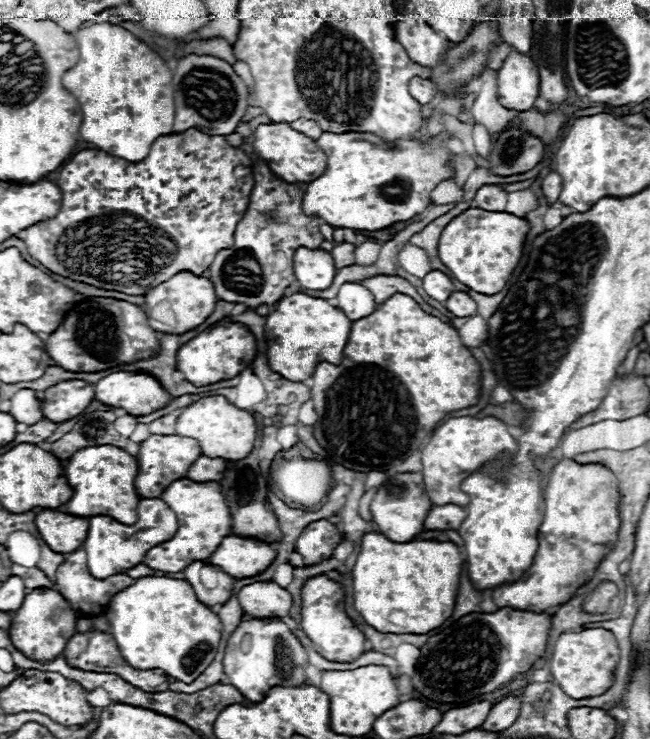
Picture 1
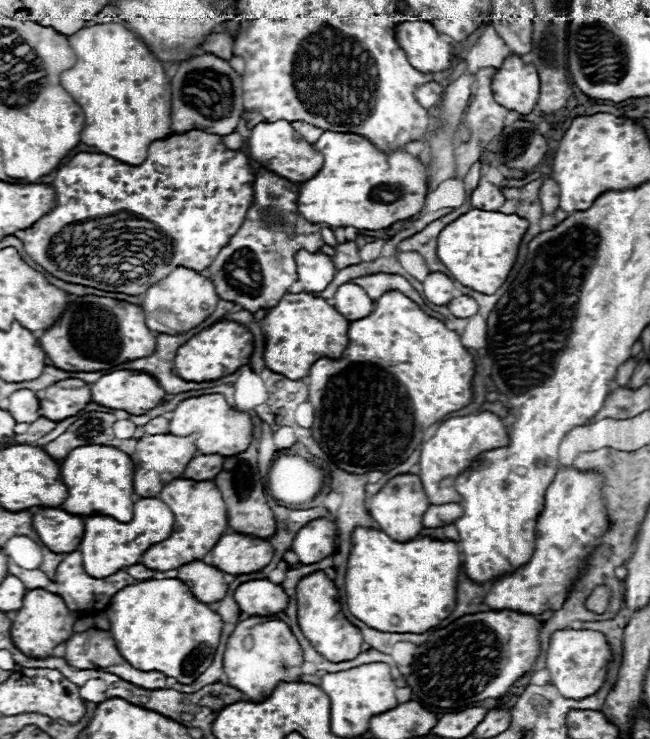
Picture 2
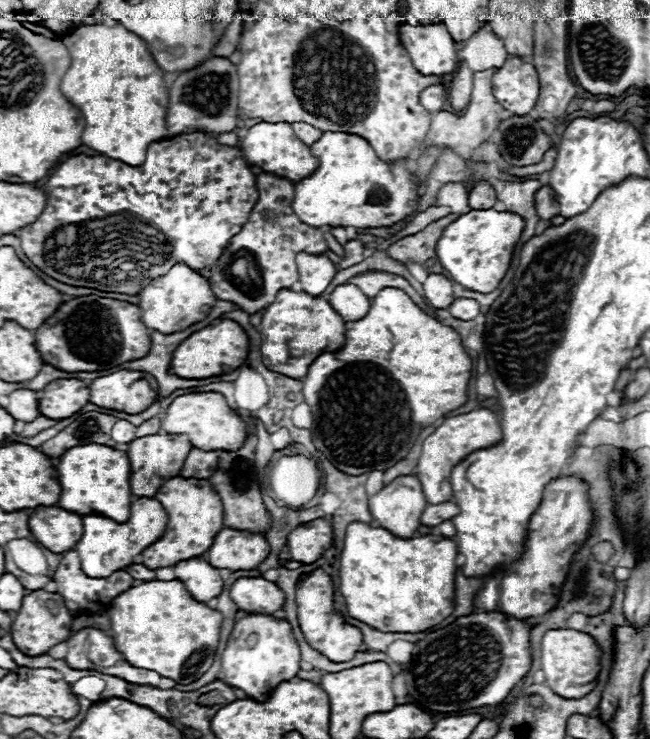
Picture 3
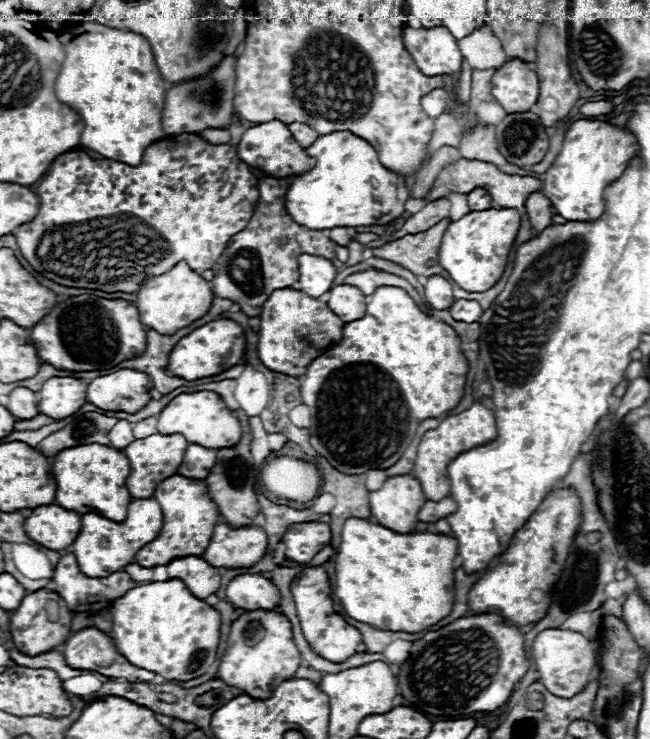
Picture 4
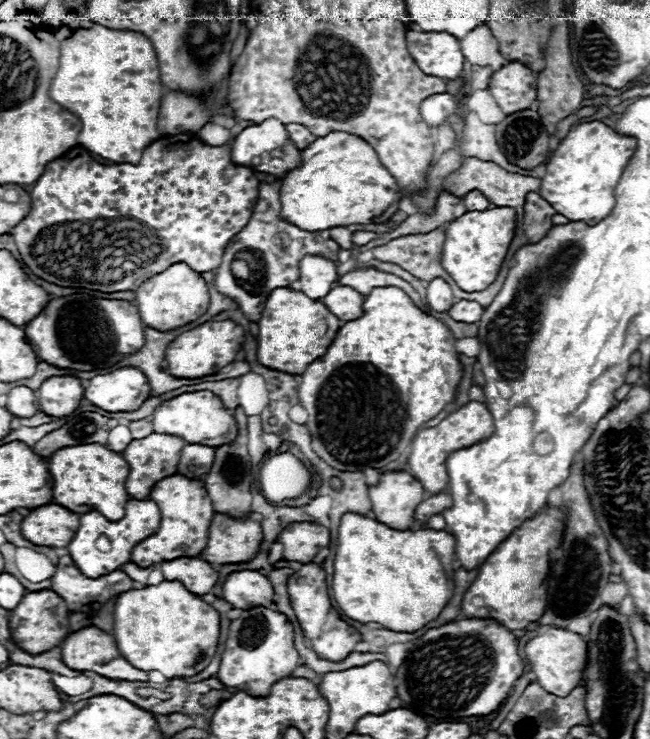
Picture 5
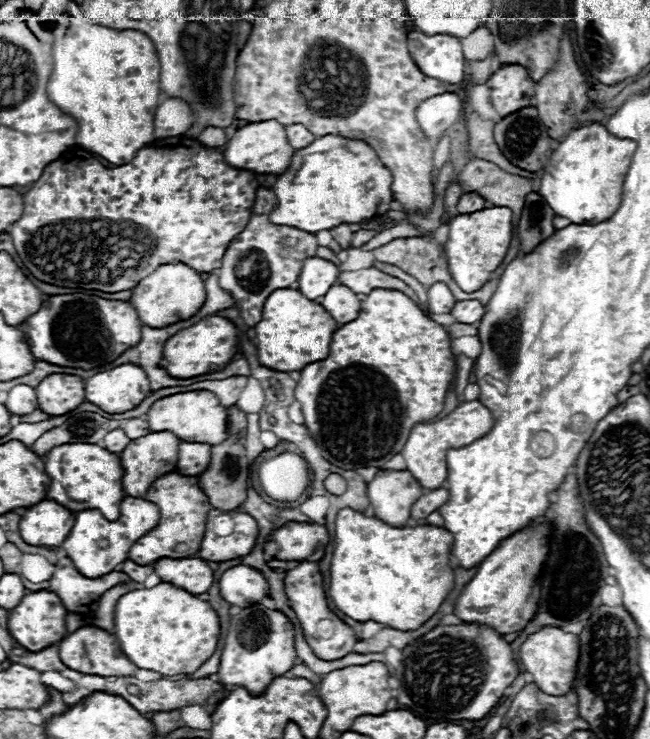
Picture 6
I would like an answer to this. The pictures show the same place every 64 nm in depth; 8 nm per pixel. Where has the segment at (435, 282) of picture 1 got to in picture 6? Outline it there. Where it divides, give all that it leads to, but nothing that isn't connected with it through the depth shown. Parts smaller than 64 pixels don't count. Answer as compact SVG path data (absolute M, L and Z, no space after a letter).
M442 282L428 288L428 308L432 314L450 314L456 298L452 296L450 288Z

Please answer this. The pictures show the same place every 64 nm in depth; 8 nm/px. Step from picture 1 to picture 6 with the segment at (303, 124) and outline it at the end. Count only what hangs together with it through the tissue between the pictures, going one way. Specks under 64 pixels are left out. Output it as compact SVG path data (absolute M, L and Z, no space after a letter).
M290 124L286 126L286 136L288 136L288 144L294 148L294 150L300 150L300 148L306 148L308 144L312 144L316 140L316 136L306 130L304 126L300 124Z

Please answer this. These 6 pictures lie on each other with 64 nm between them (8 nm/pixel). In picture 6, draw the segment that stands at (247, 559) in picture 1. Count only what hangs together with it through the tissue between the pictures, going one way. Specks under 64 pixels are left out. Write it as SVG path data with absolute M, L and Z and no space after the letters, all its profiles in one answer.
M216 508L208 512L206 530L204 530L204 538L202 538L198 556L208 562L222 562L222 560L232 560L232 558L248 554L254 548L254 542L258 536L256 520L246 512L234 510L232 514L236 516L236 530L228 536L216 536L212 530L212 520L218 514L220 510Z

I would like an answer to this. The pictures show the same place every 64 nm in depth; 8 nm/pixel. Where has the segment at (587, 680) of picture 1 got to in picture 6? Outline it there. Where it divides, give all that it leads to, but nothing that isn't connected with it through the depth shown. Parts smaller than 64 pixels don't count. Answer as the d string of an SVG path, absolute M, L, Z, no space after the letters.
M544 626L538 632L530 634L518 650L522 668L532 674L534 684L540 690L544 690L544 694L552 694L552 696L562 696L562 694L570 692L570 686L576 676L578 654L580 654L578 638L570 632L564 632L560 628L550 628L550 626Z

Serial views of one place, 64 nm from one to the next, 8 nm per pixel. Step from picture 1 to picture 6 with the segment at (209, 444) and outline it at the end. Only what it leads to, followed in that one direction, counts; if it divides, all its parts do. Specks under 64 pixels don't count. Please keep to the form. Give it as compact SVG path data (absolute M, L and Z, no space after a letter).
M208 390L182 392L182 394L172 394L172 396L156 400L150 406L150 410L146 412L146 422L148 422L152 432L170 430L180 440L186 440L186 442L208 442L210 446L214 446L216 442L224 442L224 438L228 434L228 412L218 402L218 398L212 392L208 392Z

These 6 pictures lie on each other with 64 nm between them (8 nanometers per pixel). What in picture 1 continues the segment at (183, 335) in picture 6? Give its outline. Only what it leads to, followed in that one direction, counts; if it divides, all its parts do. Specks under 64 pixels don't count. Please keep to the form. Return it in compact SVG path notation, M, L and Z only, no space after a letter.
M232 322L230 326L216 324L204 332L200 332L196 338L186 342L178 354L176 354L176 370L184 374L188 382L194 386L204 386L204 384L214 384L226 378L234 378L240 374L240 370L248 368L256 356L256 338L254 334L238 322Z

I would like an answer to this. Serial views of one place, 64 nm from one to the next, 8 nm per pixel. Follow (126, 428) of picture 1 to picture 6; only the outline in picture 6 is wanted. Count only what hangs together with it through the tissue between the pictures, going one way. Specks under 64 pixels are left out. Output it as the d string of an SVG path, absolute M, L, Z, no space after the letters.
M116 428L116 430L112 430L112 432L108 432L106 434L106 438L104 440L100 440L98 444L100 446L104 446L106 450L112 450L112 452L120 452L120 450L124 450L124 446L128 446L128 442L130 442L130 438L120 430L120 428Z

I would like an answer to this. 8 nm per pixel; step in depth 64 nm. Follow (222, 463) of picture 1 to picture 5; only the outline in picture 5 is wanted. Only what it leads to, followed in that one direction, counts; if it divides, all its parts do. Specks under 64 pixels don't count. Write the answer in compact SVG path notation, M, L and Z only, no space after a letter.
M186 444L180 452L178 472L186 478L202 478L212 468L214 448L202 444Z

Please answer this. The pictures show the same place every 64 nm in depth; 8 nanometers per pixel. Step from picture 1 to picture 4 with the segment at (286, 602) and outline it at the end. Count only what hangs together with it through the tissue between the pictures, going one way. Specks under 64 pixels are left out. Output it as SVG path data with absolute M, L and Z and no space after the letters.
M240 574L226 586L226 596L234 608L274 610L280 602L278 588L262 574Z

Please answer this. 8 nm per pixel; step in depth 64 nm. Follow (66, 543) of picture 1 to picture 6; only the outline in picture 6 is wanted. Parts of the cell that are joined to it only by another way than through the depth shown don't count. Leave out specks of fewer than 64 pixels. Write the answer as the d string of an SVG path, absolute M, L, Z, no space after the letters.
M42 500L30 508L20 520L20 536L30 546L60 546L74 524L74 514L52 502Z

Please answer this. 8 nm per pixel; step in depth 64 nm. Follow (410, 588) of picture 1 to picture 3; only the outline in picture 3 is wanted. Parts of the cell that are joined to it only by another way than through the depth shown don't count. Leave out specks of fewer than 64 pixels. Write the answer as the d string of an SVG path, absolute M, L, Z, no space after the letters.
M350 522L346 528L344 548L340 554L340 583L338 591L344 596L348 614L382 632L424 632L440 624L454 612L454 576L458 544L442 536L398 538L384 528L374 528L364 522Z

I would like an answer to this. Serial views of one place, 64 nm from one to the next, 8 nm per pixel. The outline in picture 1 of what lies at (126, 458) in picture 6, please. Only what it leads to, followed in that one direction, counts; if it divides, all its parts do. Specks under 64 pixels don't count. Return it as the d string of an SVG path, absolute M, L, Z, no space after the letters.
M152 434L150 438L146 438L140 444L140 450L136 454L136 462L140 466L140 474L136 476L136 492L142 498L160 498L160 494L166 490L166 486L174 480L180 480L186 476L190 464L200 456L200 446L194 438L186 438L186 436L158 436Z

